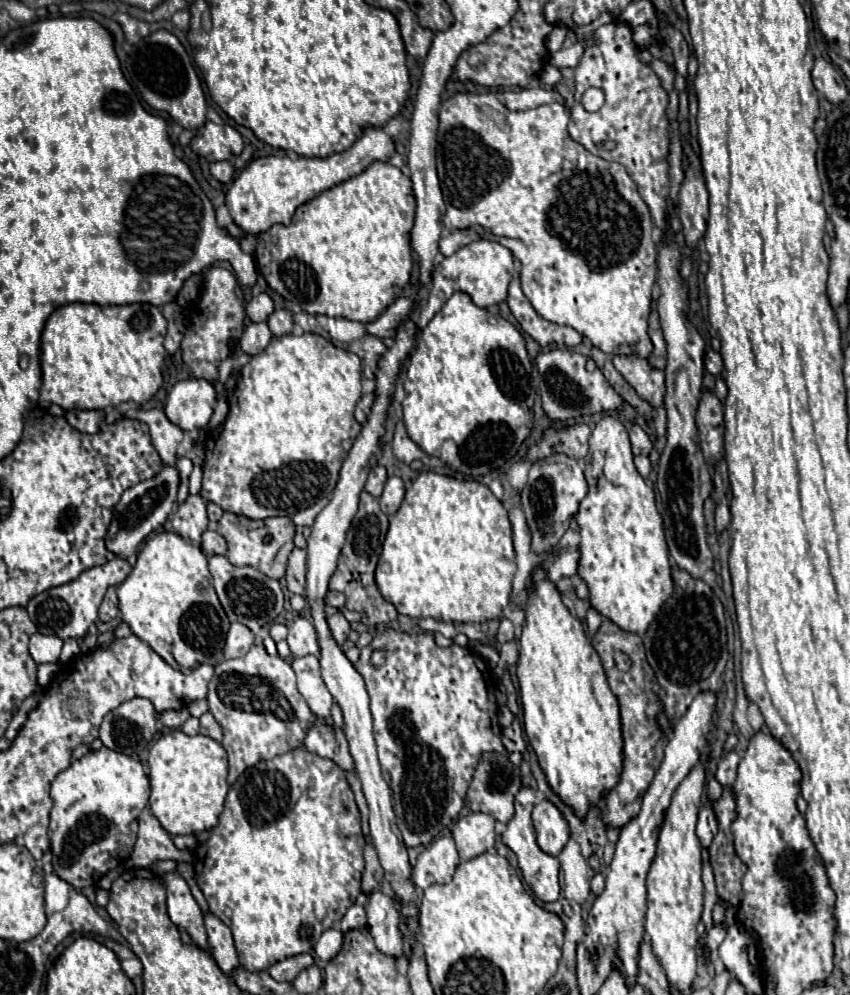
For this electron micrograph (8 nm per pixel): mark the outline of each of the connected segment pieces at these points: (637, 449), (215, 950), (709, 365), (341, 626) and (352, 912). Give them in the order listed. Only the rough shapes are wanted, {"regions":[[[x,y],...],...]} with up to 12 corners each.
{"regions":[[[629,423],[629,437],[635,455],[649,455],[651,441],[635,423]],[[211,913],[207,941],[219,969],[233,979],[241,965],[231,929]],[[715,351],[705,355],[705,369],[715,377],[723,371],[723,359]],[[341,613],[327,617],[327,625],[337,645],[349,635],[347,619]],[[351,905],[341,919],[341,931],[365,927],[365,909]]]}

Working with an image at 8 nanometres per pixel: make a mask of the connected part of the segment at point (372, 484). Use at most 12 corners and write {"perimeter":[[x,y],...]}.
{"perimeter":[[385,467],[369,471],[365,491],[379,497],[385,485]]}

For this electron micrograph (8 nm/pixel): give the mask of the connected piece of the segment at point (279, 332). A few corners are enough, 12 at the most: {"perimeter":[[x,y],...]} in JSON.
{"perimeter":[[273,311],[267,325],[273,337],[289,335],[291,311]]}

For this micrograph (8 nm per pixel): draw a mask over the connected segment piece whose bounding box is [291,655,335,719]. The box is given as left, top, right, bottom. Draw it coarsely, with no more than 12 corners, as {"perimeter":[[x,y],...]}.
{"perimeter":[[313,655],[293,659],[299,693],[319,719],[329,719],[335,699]]}

